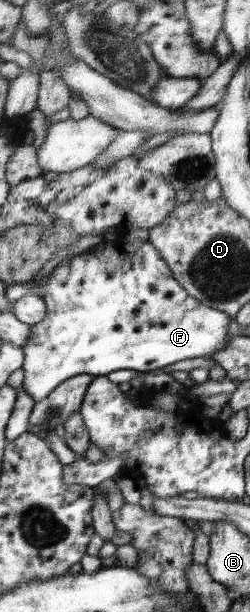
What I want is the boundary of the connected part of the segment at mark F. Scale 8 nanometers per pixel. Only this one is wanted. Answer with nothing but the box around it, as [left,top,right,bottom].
[22,233,233,403]

